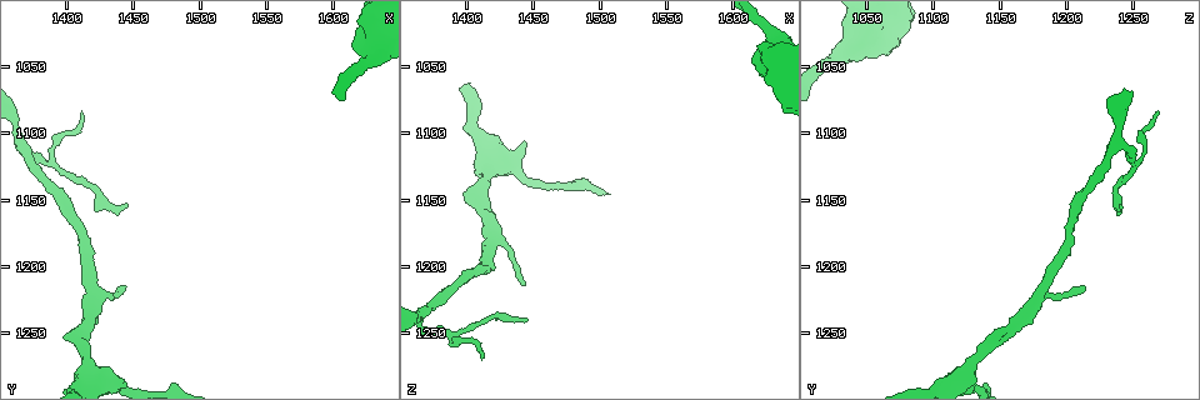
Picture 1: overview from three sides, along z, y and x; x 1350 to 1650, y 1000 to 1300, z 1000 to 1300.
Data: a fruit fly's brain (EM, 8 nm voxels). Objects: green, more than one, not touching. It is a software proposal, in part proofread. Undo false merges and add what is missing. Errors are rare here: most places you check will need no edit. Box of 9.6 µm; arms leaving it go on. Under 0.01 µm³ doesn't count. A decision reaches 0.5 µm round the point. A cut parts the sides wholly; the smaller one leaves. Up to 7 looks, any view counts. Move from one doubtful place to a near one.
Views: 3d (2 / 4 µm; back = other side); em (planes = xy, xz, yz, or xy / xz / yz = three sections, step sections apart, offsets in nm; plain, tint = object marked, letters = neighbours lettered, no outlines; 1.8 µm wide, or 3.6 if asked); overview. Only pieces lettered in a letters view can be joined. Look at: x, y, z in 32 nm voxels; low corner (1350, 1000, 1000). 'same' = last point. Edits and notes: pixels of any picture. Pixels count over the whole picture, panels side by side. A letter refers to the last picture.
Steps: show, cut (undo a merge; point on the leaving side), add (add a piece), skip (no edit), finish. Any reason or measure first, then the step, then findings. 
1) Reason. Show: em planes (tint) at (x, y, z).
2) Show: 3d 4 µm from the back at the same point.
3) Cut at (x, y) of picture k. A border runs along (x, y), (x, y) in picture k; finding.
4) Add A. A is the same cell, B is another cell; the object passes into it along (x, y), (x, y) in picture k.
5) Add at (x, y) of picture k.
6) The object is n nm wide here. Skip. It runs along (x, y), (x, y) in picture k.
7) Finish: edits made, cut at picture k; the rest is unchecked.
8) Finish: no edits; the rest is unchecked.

Thin end. Show: em planes (letters) at (1444, 1218, 1214).

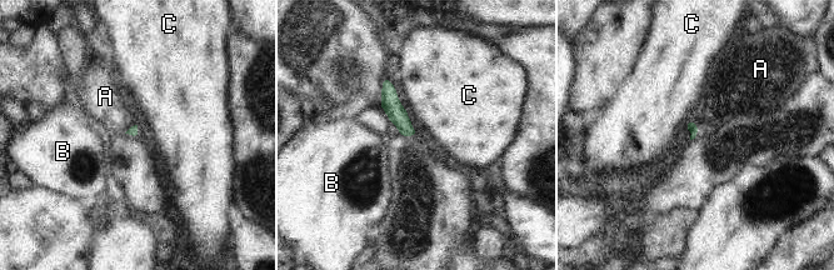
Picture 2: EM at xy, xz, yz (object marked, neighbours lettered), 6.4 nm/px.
Skip. A, B and C are other cells; it runs along (385, 81), (390, 104), (411, 133) in picture 2; none of them fits.

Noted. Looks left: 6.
Tapers out. Show: 3d 4 µm at (1446, 1152, 1242).

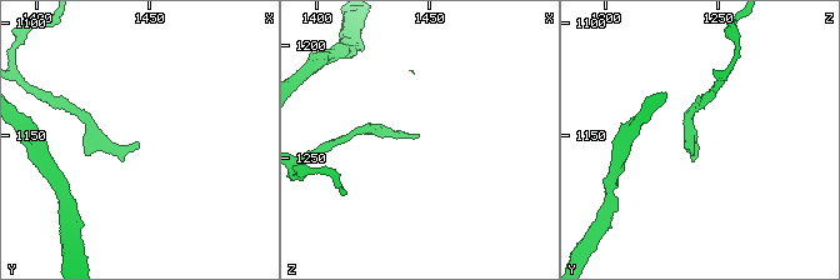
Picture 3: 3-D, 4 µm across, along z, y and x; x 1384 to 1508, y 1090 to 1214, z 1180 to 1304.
Show: em 3.6 µm planes (letters) at (1444, 1153, 1241).

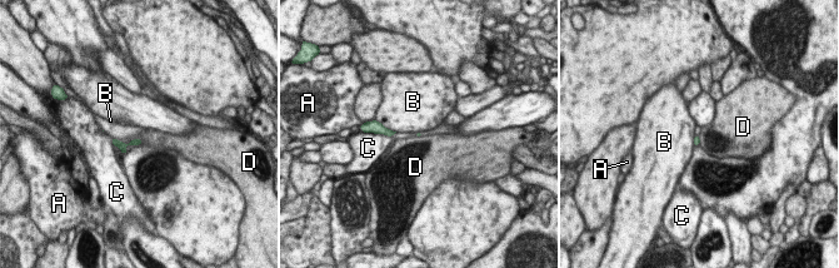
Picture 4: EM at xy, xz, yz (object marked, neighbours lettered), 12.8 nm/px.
Skip. A, B, C and D are other cells; it runs along (140, 142), (128, 144), (114, 143) in picture 4; none of them fits.

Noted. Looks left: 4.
Tapers out. Show: 3d 4 µm at (1410, 1082, 1268).

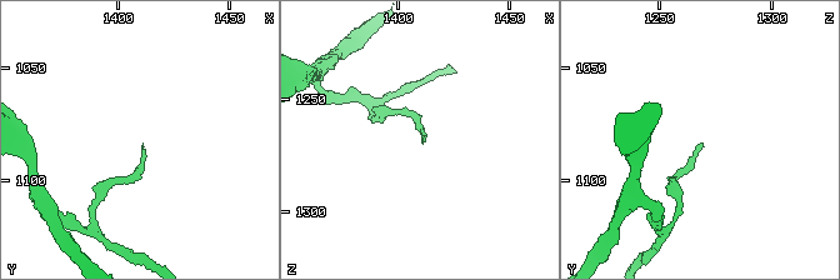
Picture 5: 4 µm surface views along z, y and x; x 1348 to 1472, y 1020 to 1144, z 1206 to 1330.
Need the tissue. Show: em xy step 8 (letters) at (1411, 1083, 1268).

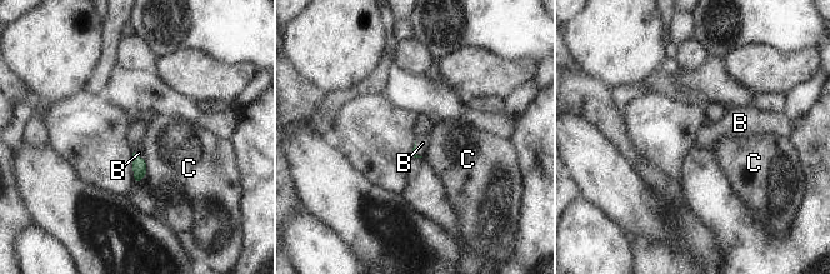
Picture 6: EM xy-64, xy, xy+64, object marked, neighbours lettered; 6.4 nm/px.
Show: em planes (letters) at the same point.

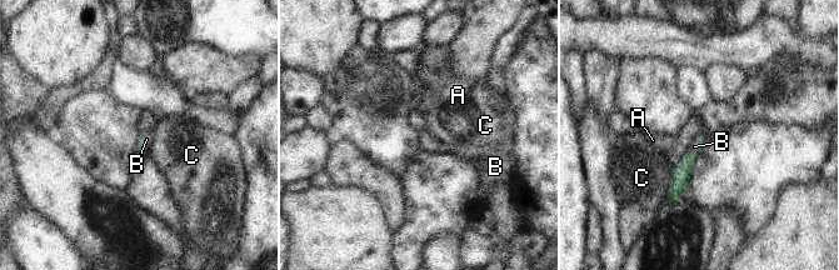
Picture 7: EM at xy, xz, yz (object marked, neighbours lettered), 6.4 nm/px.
Add B. B is the same cell, A and C are other cells; the object passes into it along (682, 174), (699, 146), (694, 146) in picture 7; the neuron continues.

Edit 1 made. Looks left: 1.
Finish: edits made, add at picture 7; the rest is unchecked.

